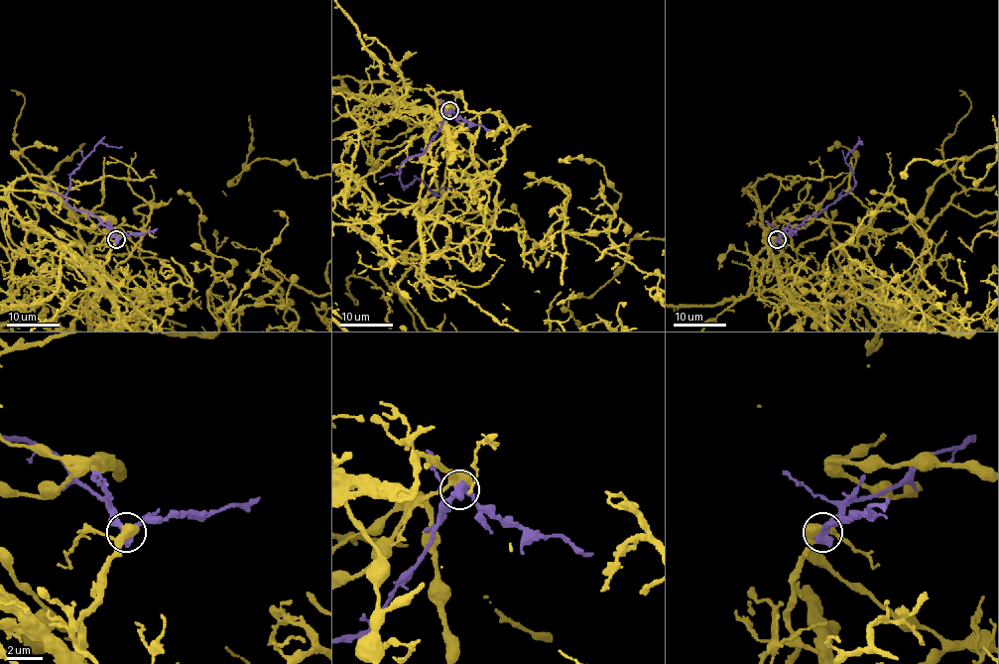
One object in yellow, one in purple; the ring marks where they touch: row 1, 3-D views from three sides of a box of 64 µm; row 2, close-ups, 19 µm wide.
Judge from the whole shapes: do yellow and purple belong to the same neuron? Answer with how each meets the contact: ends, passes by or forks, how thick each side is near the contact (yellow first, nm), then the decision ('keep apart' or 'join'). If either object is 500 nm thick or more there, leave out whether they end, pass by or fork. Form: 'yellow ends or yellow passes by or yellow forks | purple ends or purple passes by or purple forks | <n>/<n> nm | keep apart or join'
500/480 nm | join

